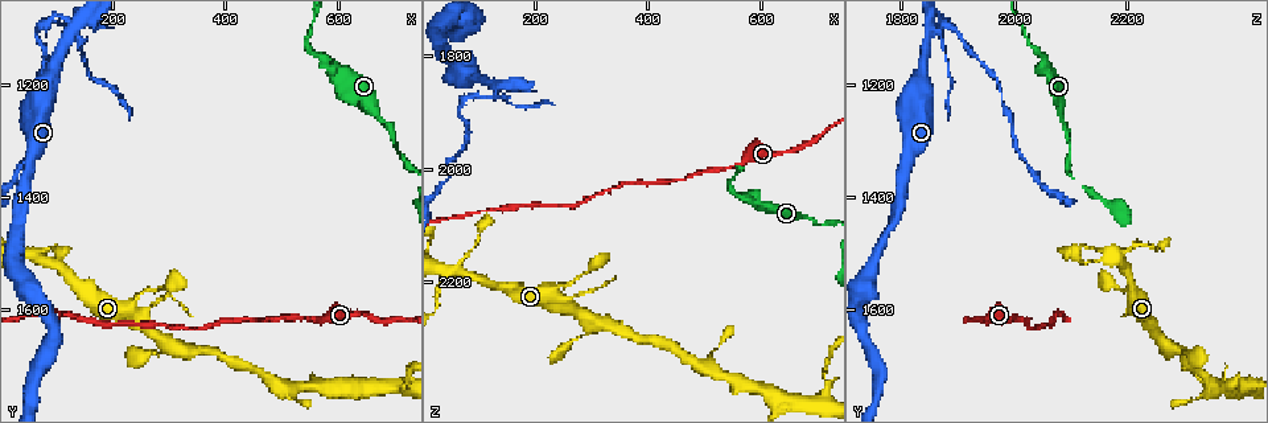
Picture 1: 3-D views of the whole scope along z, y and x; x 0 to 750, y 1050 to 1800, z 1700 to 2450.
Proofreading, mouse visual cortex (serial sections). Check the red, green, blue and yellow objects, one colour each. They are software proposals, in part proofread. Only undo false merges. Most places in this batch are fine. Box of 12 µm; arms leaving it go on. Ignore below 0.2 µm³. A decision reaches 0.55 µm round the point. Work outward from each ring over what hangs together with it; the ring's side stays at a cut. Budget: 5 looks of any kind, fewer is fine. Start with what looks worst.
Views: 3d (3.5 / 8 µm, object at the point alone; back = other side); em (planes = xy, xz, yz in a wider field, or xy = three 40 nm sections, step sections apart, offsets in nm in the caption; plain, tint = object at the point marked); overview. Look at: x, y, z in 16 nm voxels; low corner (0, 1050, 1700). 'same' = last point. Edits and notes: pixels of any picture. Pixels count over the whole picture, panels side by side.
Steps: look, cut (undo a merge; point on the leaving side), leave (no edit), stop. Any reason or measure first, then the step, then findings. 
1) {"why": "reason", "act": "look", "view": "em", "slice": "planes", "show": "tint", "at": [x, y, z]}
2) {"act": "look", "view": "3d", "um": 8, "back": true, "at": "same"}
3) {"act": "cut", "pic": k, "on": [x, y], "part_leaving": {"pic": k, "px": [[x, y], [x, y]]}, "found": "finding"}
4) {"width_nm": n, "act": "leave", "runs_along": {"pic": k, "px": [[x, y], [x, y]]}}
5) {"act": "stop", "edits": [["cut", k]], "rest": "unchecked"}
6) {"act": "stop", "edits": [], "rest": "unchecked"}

{"why": "abrupt turn", "act": "look", "view": "3d", "um": 3.5, "back": true, "at": [125, 1105, 1850]}

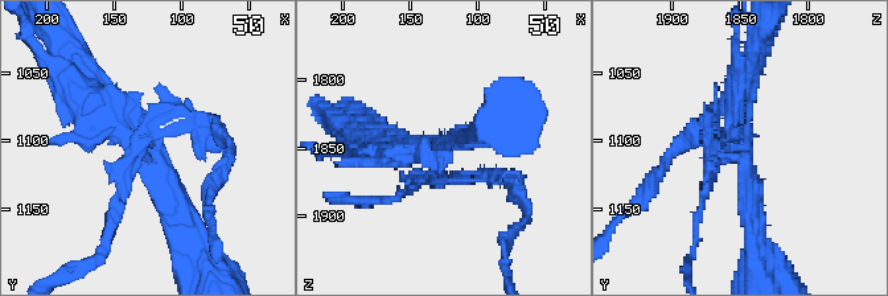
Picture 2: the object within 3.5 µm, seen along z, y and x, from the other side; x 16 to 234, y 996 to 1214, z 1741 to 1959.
{"why": "need the tissue", "act": "look", "view": "em", "slice": "xy", "step": 2, "show": "tint", "at": [132, 1104, 1850]}

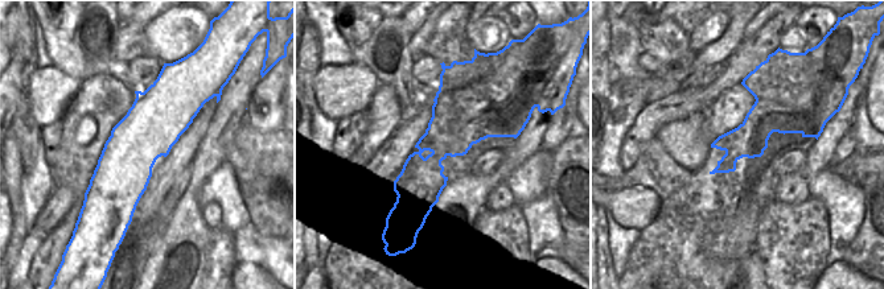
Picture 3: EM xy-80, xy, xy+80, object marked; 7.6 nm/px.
{"act": "cut", "pic": 2, "on": [485, 172], "part_leaving": {"pic": 2, "px": [[436, 173], [505, 176], [521, 200]]}, "found": "a second cell is stuck on"}

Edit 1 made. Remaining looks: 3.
{"why": "abrupt turn", "act": "look", "view": "3d", "um": 3.5, "at": [50, 1500, 2180]}

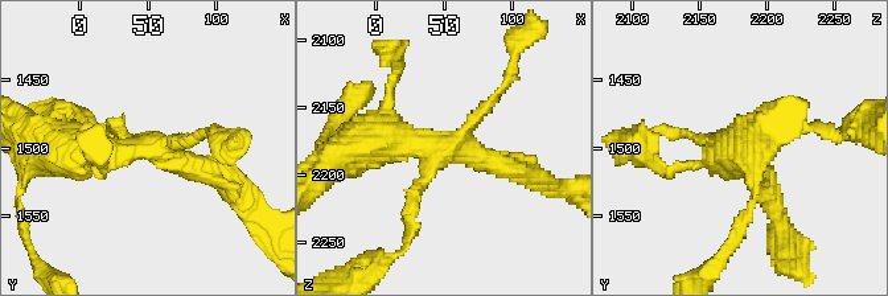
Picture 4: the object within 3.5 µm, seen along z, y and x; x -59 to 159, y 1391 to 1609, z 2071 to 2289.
{"why": "shape alone is not enough", "act": "look", "view": "em", "slice": "xy", "step": 3, "show": "plain", "at": [48, 1502, 2180]}

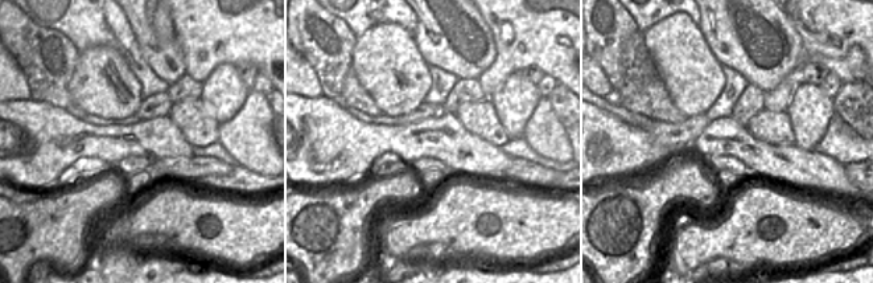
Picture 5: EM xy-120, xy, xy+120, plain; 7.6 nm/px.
{"why": "with the object marked", "act": "look", "view": "em", "slice": "xy", "step": 3, "show": "tint", "at": "same"}

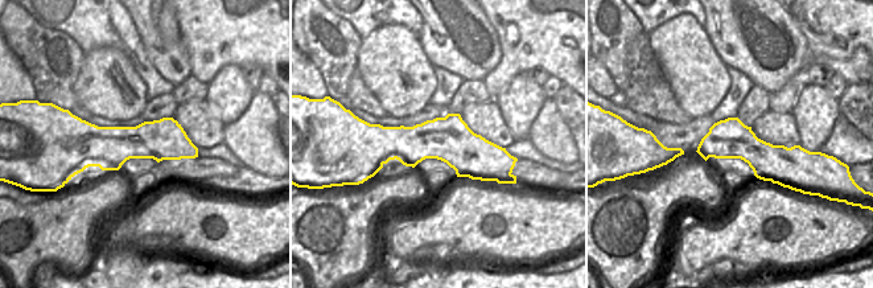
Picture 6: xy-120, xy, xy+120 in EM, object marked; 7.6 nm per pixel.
{"act": "leave", "runs_along": {"pic": 4, "px": [[519, 173], [394, 136], [386, 106]]}, "found": "one cell here"}

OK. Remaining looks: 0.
{"act": "stop", "edits": [["cut", 2]], "rest": "unchecked"}

